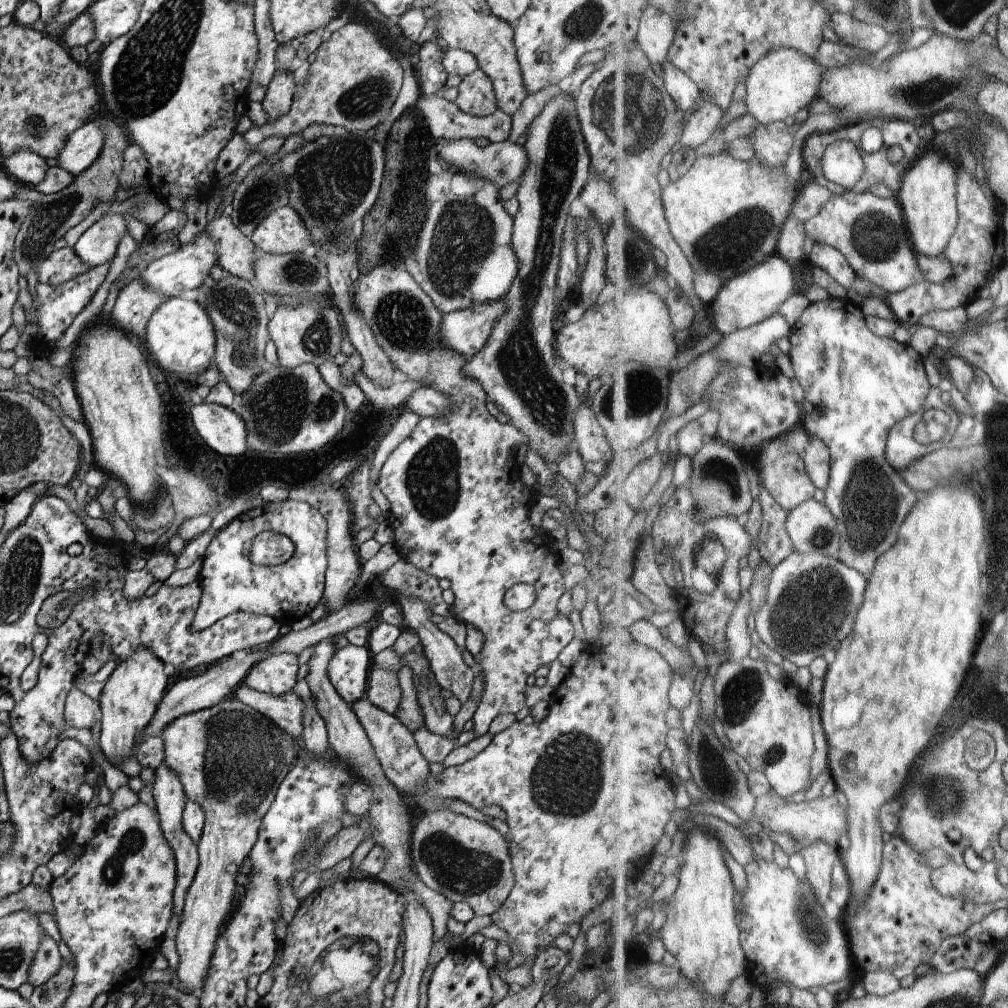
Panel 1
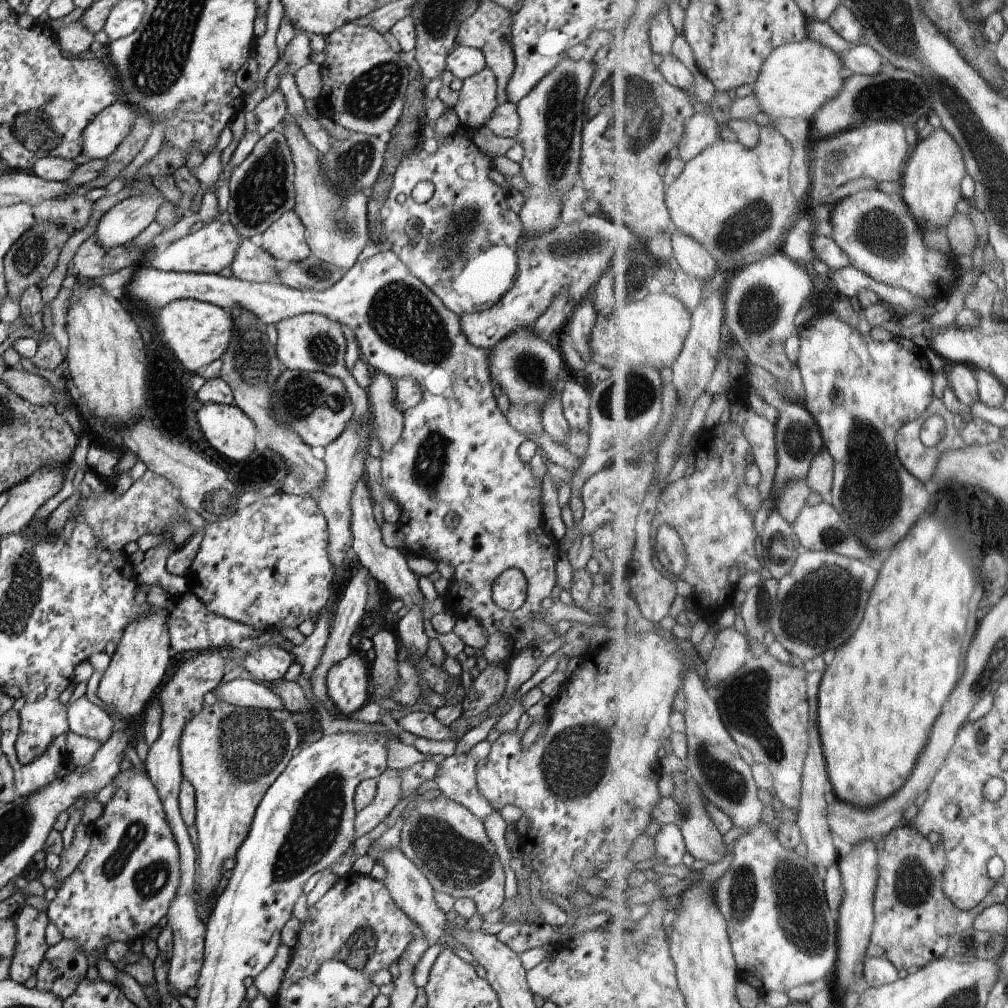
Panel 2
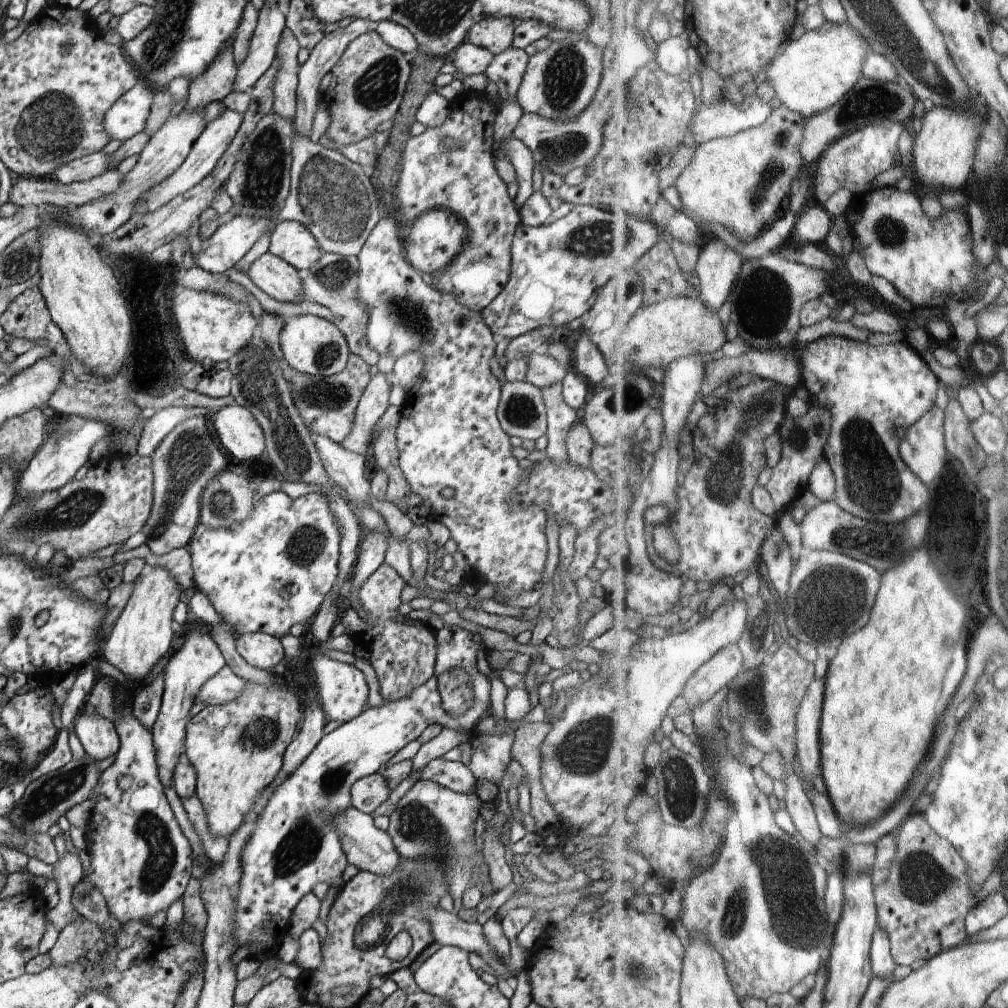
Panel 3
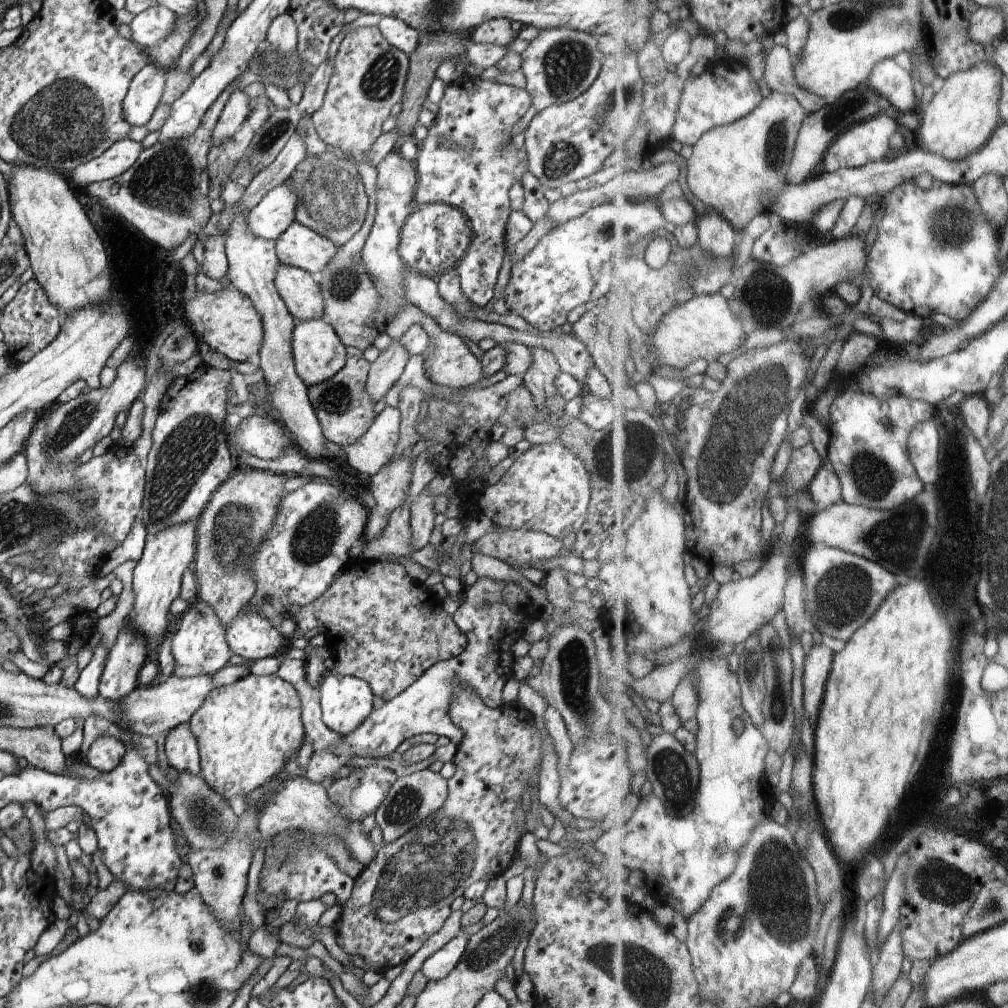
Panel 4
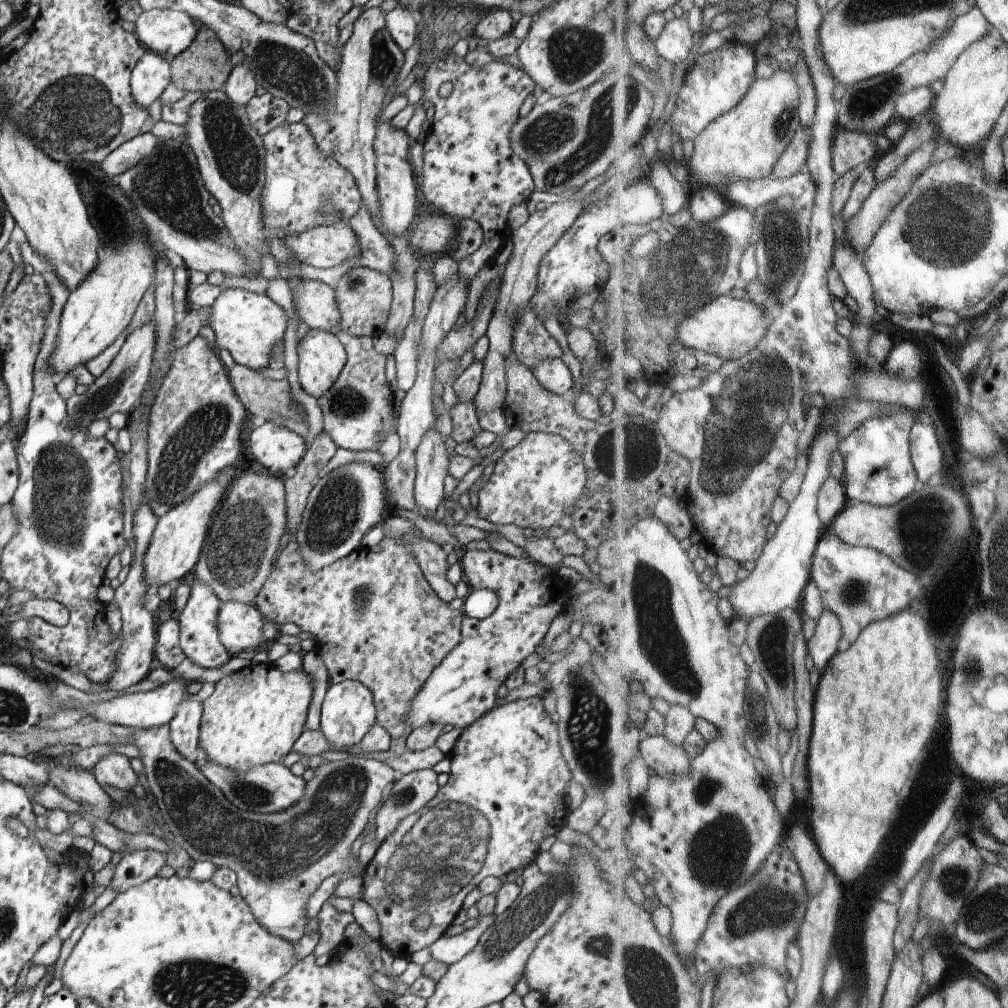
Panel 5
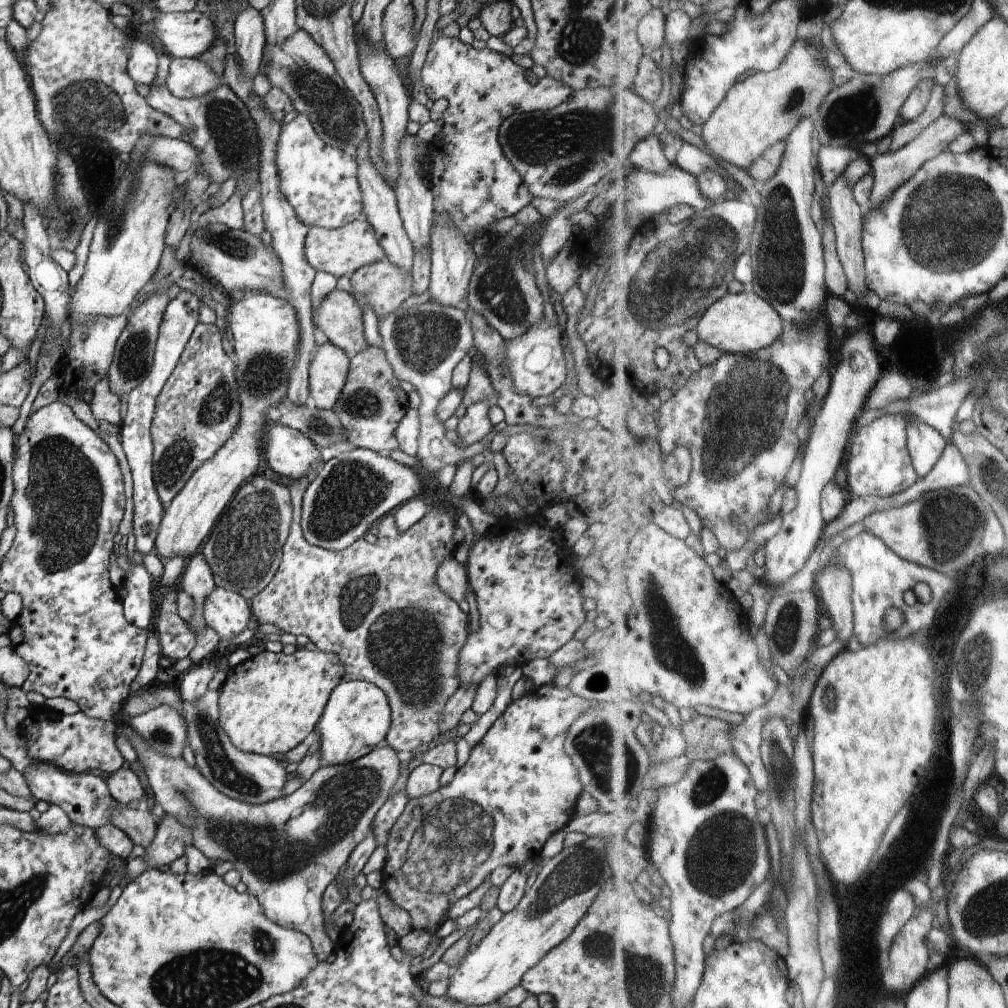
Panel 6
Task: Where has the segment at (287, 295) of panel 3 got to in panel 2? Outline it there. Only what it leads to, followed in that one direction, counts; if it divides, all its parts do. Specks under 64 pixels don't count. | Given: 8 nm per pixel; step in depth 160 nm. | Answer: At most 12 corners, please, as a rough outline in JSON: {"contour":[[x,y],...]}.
{"contour":[[242,238],[231,266],[249,283],[280,282],[276,259]]}

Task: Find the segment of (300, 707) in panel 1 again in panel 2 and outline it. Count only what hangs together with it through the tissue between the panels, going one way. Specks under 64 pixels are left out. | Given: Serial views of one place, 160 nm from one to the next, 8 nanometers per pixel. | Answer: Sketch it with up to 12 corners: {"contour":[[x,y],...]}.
{"contour":[[237,678],[220,683],[217,700],[229,705],[284,709],[266,684]]}

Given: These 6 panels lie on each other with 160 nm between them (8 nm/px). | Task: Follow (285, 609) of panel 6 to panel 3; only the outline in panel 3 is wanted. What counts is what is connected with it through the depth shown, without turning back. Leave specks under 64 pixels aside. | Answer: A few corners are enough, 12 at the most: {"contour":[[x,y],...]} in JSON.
{"contour":[[385,562],[354,600],[385,702],[434,672],[436,630],[403,617],[406,583]]}

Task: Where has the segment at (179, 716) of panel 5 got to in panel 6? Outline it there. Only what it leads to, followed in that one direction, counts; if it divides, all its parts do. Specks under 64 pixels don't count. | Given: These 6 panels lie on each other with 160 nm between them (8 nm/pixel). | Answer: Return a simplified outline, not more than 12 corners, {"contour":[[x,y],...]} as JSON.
{"contour":[[211,658],[184,676],[183,702],[202,700],[218,666]]}

